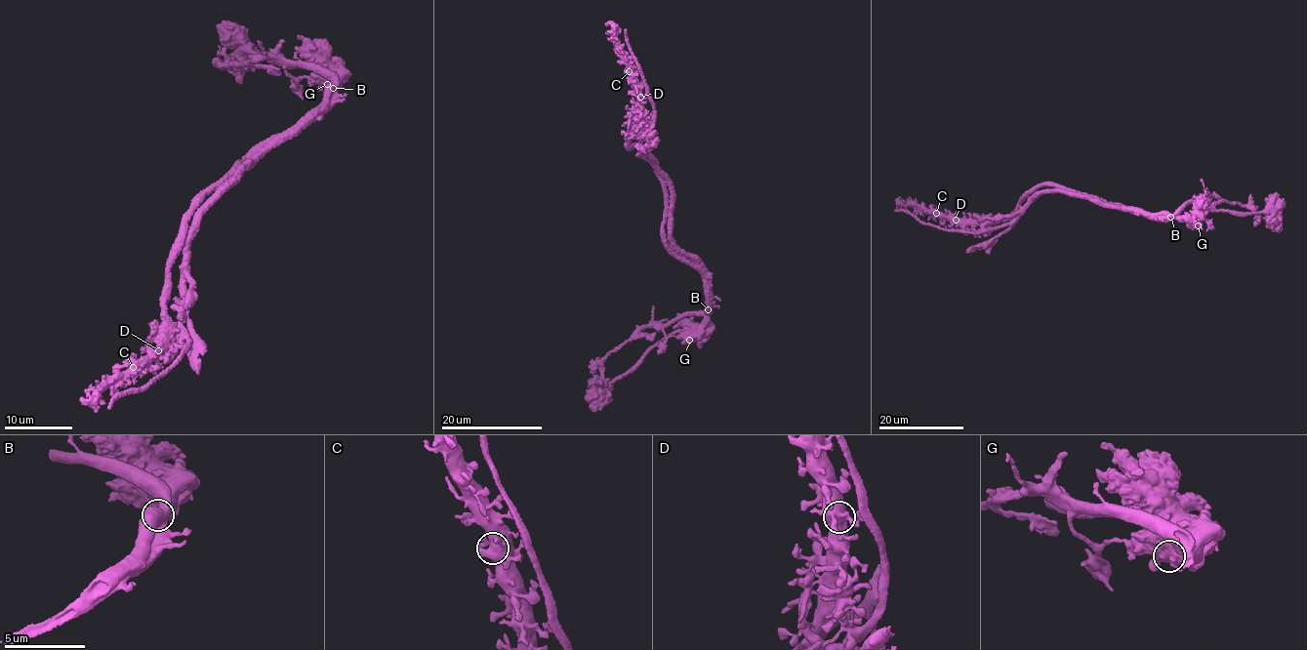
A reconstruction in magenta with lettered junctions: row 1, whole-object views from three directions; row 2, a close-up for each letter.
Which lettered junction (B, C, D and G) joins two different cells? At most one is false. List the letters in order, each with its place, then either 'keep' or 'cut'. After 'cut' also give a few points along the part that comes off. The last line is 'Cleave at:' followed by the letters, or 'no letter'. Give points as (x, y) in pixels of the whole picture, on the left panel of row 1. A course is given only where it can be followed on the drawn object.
B: at (333, 88); cut; foreign part runs (333, 87), (307, 123), (249, 161), (192, 227), (180, 328), (188, 339), (166, 372), (108, 408)
C: at (133, 367); keep
D: at (158, 350); keep
G: at (327, 84); keep
Cleave at: B

